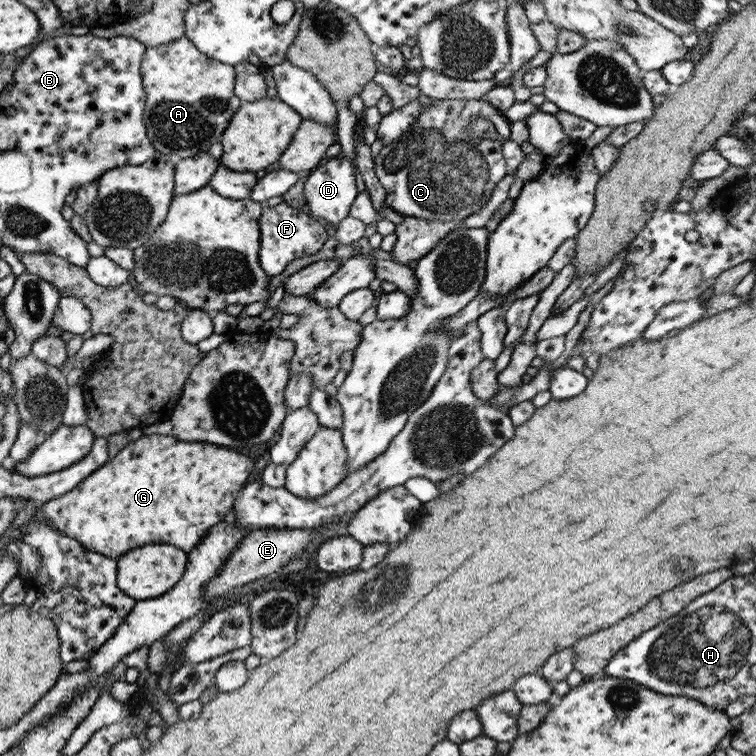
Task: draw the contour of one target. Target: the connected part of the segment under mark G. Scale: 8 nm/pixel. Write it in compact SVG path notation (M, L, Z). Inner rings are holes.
M143 435L137 440L129 441L114 458L108 459L106 464L103 464L98 470L92 472L90 476L84 478L70 492L42 503L40 508L38 508L38 512L36 512L36 519L50 521L56 527L58 533L62 533L62 535L66 535L70 539L75 539L86 551L91 550L108 558L113 558L116 561L126 550L152 544L174 544L174 546L186 550L188 554L194 546L198 546L201 543L201 538L204 538L208 534L208 530L212 526L216 526L216 523L227 520L228 514L233 512L234 504L237 502L240 492L248 484L246 480L248 480L248 476L250 476L252 470L254 470L254 461L250 457L246 457L246 455L240 453L239 450L210 444L208 441L182 442L172 435Z

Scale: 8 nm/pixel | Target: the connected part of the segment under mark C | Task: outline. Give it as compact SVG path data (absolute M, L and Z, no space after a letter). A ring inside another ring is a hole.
M444 100L436 101L428 107L421 107L420 116L403 134L392 148L392 154L382 152L382 168L376 156L374 171L380 178L380 184L386 191L385 203L392 210L401 213L404 217L416 216L428 220L463 220L471 214L480 212L496 188L496 184L508 174L506 160L502 155L502 143L510 140L511 121L502 111L494 108L488 101L483 100ZM483 116L491 120L499 131L499 138L494 142L482 140L471 135L467 128L473 118Z

